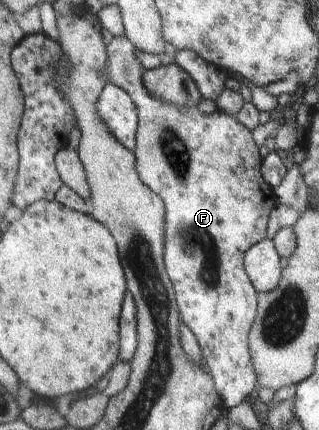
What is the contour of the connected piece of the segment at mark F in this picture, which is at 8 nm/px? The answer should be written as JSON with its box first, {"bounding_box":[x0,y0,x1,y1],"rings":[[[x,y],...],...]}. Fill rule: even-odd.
{"bounding_box":[103,35,279,410],"rings":[[[127,35],[114,36],[112,43],[108,46],[109,62],[107,68],[103,72],[103,78],[107,79],[107,83],[113,83],[122,89],[125,89],[137,104],[139,113],[139,128],[137,131],[137,146],[134,149],[136,156],[136,167],[138,175],[141,176],[142,181],[150,187],[154,193],[157,193],[166,203],[165,215],[165,251],[164,259],[167,271],[170,271],[169,278],[174,281],[174,287],[177,291],[177,302],[179,311],[181,313],[181,321],[186,323],[188,327],[194,332],[198,338],[200,347],[203,351],[204,365],[206,369],[213,375],[216,383],[217,390],[222,396],[224,405],[228,410],[240,405],[246,397],[256,390],[259,386],[259,379],[254,367],[253,357],[250,353],[249,335],[253,329],[254,320],[257,318],[257,311],[259,308],[258,296],[259,293],[254,287],[253,280],[250,279],[249,272],[245,268],[245,255],[246,252],[257,243],[264,241],[268,238],[267,231],[269,230],[269,217],[273,213],[273,209],[279,205],[278,196],[275,190],[269,183],[265,182],[265,176],[262,173],[261,167],[263,158],[260,157],[260,149],[254,143],[252,137],[252,130],[246,127],[242,122],[239,122],[234,116],[228,115],[222,110],[214,113],[207,114],[200,108],[180,107],[168,102],[159,100],[153,96],[143,82],[143,75],[145,74],[144,66],[137,56],[137,47],[130,41]]]}

